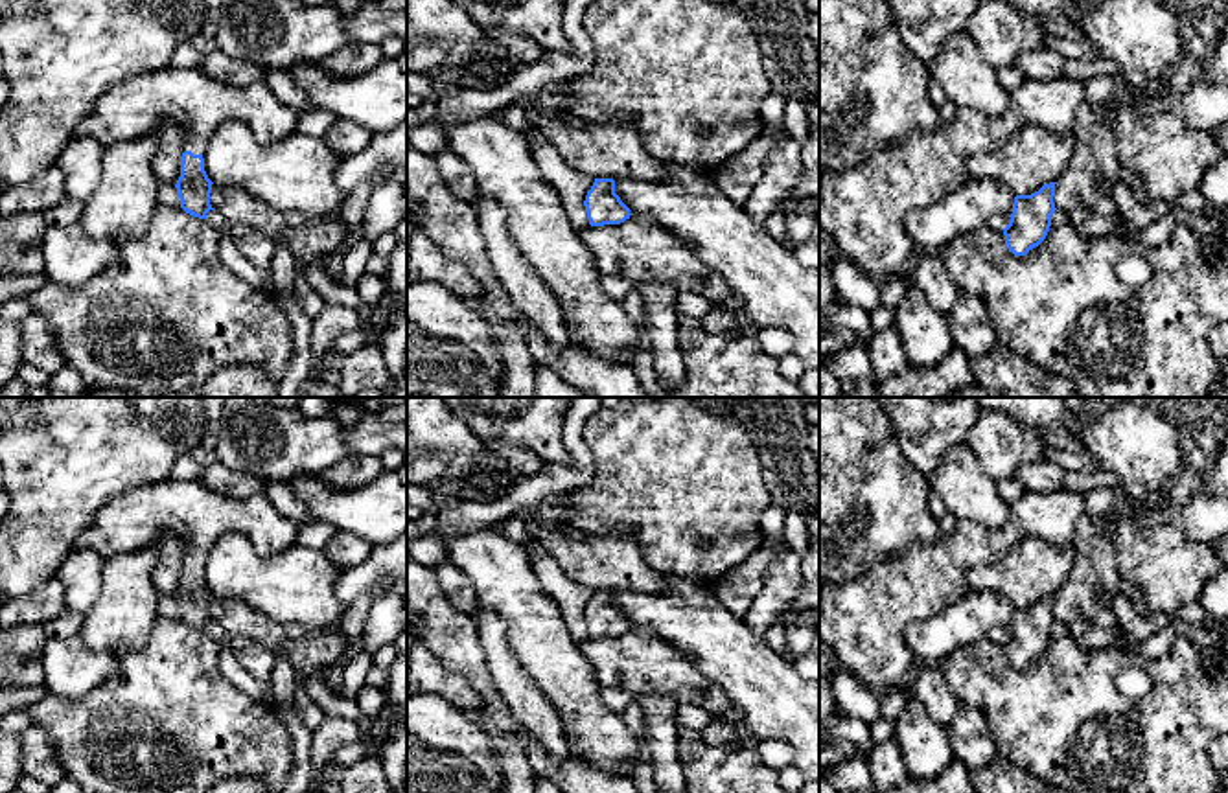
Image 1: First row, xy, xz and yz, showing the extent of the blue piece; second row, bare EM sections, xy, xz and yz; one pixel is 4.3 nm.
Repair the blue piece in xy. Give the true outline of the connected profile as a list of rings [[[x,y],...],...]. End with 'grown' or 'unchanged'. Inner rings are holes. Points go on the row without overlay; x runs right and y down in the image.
[[[177,480],[134,488],[103,506],[77,545],[94,548],[103,559],[153,546],[158,534],[173,534],[184,546],[180,589],[175,596],[180,620],[206,631],[212,620],[212,592],[203,565],[226,532],[247,535],[256,554],[267,557],[298,543],[304,524],[282,515],[263,495],[225,497],[201,480]]]; grown

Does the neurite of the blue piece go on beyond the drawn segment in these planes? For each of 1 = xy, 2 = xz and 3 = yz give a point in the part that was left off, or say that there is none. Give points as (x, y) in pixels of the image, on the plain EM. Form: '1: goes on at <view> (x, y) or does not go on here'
1: goes on at xy (196, 516)
2: does not go on here
3: does not go on here

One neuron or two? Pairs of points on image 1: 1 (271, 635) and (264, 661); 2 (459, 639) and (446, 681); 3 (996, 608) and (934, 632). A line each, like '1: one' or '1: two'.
1: two
2: two
3: one

